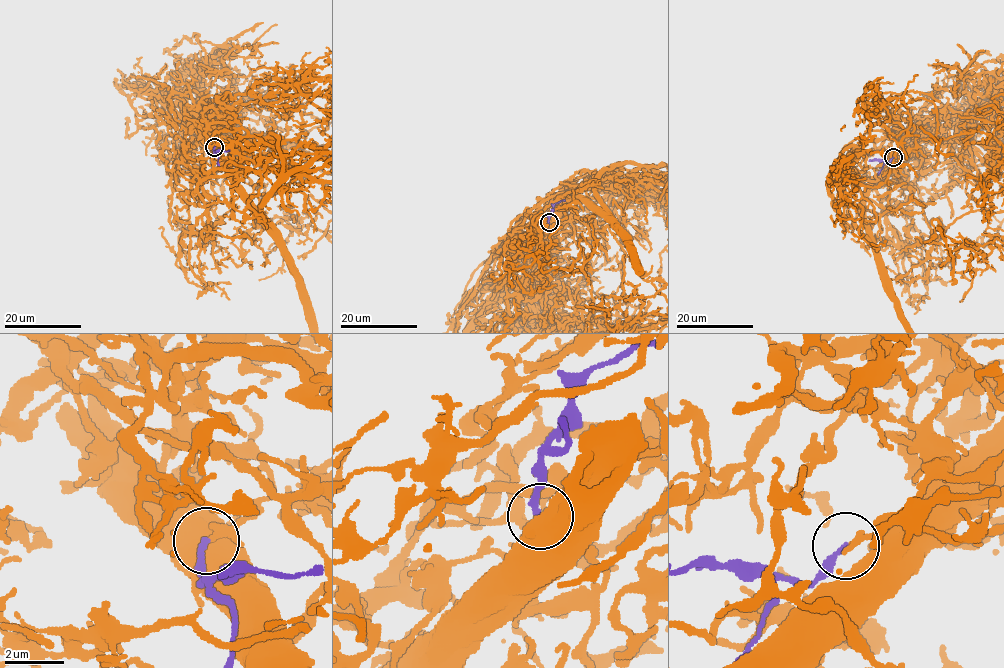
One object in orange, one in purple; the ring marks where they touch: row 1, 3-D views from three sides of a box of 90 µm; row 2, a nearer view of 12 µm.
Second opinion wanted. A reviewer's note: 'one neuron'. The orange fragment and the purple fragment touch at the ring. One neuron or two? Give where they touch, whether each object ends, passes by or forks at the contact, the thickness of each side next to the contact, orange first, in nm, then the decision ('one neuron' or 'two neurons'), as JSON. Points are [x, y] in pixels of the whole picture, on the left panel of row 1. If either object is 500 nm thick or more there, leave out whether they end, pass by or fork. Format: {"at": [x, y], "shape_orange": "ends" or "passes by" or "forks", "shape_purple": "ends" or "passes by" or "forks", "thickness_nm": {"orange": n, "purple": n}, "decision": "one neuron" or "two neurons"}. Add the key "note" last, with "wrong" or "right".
{"at": [214, 147], "shape_orange": "passes by", "shape_purple": "ends", "thickness_nm": {"orange": 190, "purple": 200}, "decision": "one neuron", "note": "right"}

